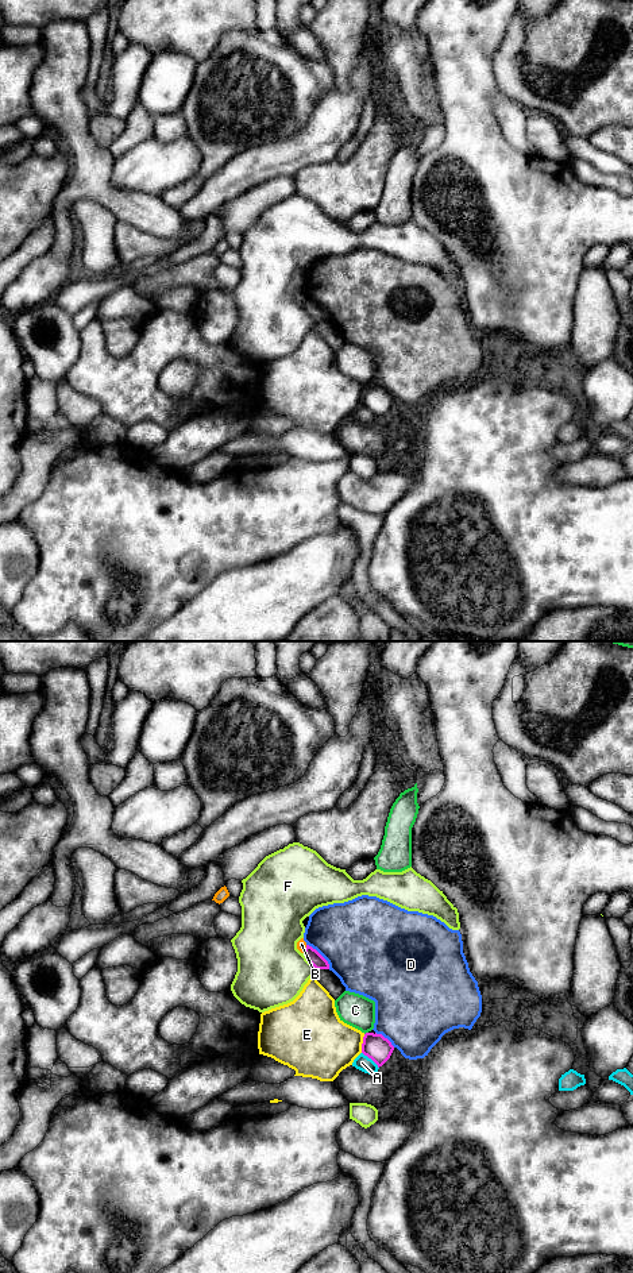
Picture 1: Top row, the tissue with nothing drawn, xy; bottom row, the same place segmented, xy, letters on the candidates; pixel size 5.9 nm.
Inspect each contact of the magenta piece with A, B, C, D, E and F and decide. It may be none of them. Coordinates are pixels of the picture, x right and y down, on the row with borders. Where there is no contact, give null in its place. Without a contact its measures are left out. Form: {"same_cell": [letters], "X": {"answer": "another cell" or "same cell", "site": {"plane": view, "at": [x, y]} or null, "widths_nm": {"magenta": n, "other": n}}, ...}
{"same_cell": [], "A": {"answer": "another cell", "site": {"plane": "xy", "at": [371, 1059]}, "widths_nm": {"magenta": 160, "other": 90}}, "B": {"answer": "another cell", "site": {"plane": "xy", "at": [305, 949]}, "widths_nm": {"magenta": 80, "other": 60}}, "C": {"answer": "another cell", "site": {"plane": "xy", "at": [366, 1033]}, "widths_nm": {"magenta": 160, "other": 190}}, "D": {"answer": "another cell", "site": {"plane": "xy", "at": [320, 955]}, "widths_nm": {"magenta": 80, "other": 460}}, "E": {"answer": "another cell", "site": {"plane": "xy", "at": [362, 1044]}, "widths_nm": {"magenta": 160, "other": 380}}, "F": {"answer": "another cell", "site": {"plane": "xy", "at": [308, 960]}, "widths_nm": {"magenta": 80, "other": 420}}}

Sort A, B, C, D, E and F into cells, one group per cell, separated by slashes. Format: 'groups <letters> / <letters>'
groups A / B / C / D / E / F

